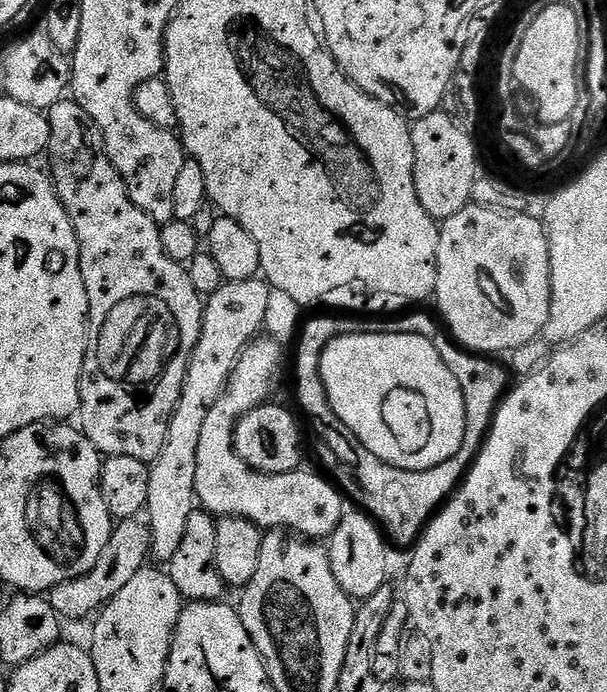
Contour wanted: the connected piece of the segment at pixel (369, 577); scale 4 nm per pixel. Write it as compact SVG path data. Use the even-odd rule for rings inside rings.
M345 511L340 524L332 531L327 549L334 578L338 578L338 586L342 586L342 590L347 596L351 596L353 601L361 602L371 598L374 592L389 579L389 545L380 525L363 511L355 511Z

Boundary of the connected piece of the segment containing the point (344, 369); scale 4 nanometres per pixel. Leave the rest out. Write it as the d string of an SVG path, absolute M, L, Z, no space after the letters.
M373 330L339 336L334 338L330 342L330 346L326 346L326 350L320 355L320 373L322 382L326 386L326 398L330 398L330 406L334 410L334 414L338 414L338 418L344 423L346 430L350 430L350 434L354 434L354 438L358 438L358 442L362 442L362 446L366 446L366 450L370 450L370 454L382 458L382 462L386 462L390 466L398 466L407 472L429 472L431 468L442 466L442 462L450 462L458 454L458 450L462 450L462 442L466 438L466 405L463 402L462 386L458 382L458 378L454 378L454 374L450 374L450 366L446 366L446 362L442 362L438 350L424 334L415 336L412 332Z

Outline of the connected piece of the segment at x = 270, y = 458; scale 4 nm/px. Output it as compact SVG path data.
M269 402L259 404L257 408L241 416L233 436L233 446L238 458L242 458L242 462L246 462L246 466L250 466L255 472L266 472L269 476L297 471L303 465L300 463L304 460L304 436L300 433L301 421L297 413L293 412L280 404Z

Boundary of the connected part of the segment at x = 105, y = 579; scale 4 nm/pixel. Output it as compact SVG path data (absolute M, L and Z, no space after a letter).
M136 518L117 523L112 529L110 542L106 542L106 550L102 550L102 558L94 562L92 569L84 576L62 582L47 593L46 599L52 603L61 621L84 620L88 615L91 617L99 613L105 604L109 604L114 594L118 594L118 590L122 590L122 586L126 586L126 582L130 582L130 578L134 578L134 574L145 567L149 556L150 533L147 527Z

